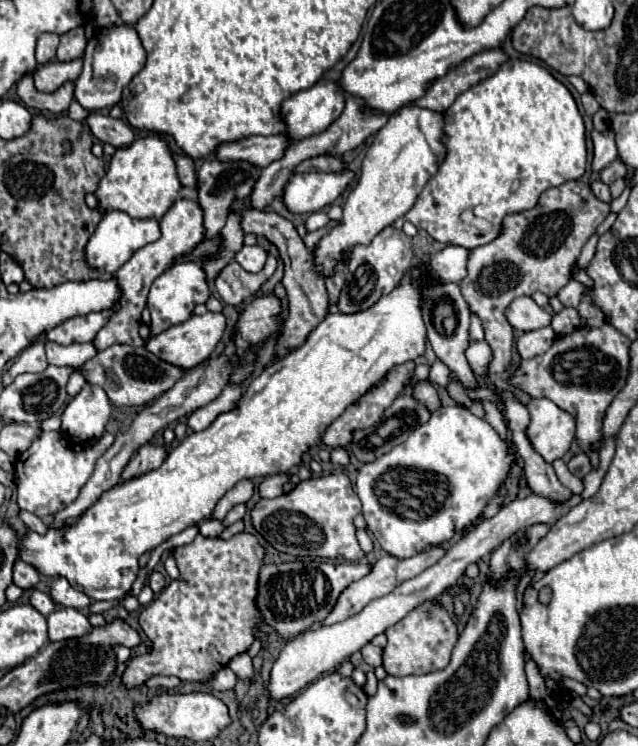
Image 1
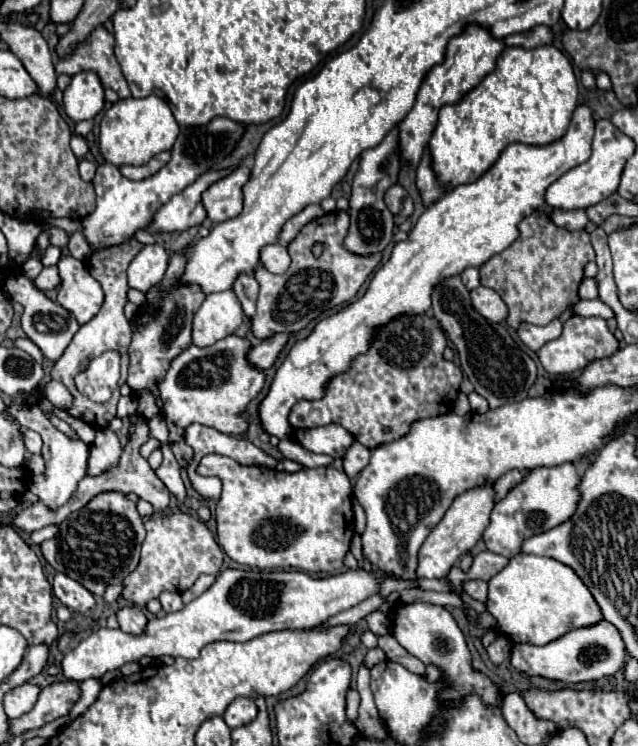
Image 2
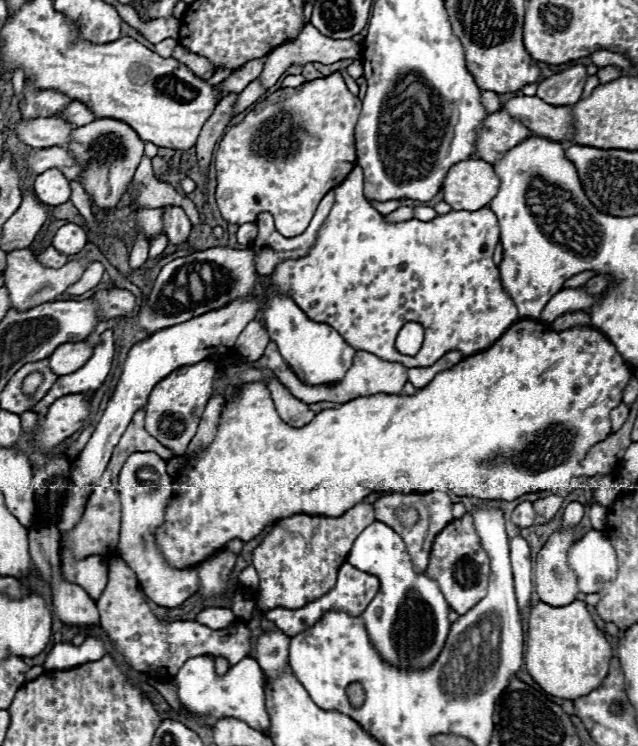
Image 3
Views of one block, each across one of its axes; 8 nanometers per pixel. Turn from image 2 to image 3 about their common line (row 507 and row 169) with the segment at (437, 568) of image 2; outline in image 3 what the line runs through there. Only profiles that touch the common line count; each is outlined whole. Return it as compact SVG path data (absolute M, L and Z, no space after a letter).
M464 160L450 168L442 192L452 210L476 212L498 194L498 176L484 160Z

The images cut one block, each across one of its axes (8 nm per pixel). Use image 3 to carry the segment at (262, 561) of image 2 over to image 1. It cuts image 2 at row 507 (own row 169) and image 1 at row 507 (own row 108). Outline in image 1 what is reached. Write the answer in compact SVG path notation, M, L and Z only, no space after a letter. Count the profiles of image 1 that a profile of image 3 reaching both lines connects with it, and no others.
M344 472L302 480L290 492L278 498L260 498L250 510L254 530L278 552L300 558L320 556L338 562L364 558L364 552L356 540L356 528L352 524L356 514L360 514L360 500Z

